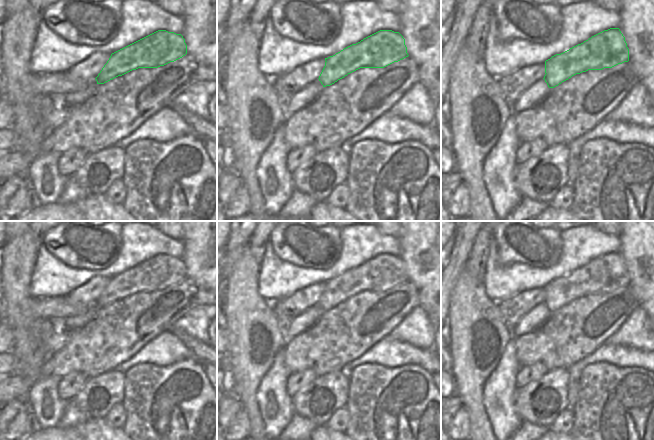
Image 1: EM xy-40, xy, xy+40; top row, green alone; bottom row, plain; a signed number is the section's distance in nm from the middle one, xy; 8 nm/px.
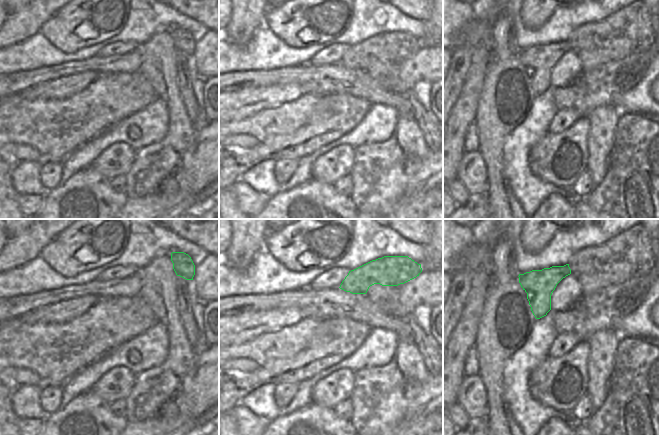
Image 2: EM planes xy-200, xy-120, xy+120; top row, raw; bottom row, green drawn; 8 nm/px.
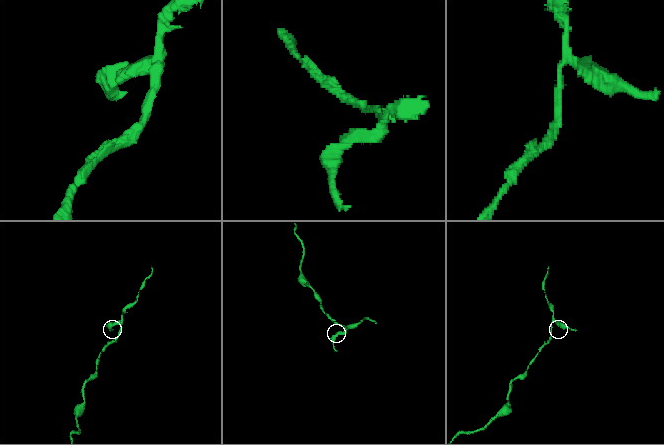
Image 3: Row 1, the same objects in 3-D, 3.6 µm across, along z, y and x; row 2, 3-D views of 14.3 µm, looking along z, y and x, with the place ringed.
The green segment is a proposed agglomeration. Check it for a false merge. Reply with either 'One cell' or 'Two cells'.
Two cells

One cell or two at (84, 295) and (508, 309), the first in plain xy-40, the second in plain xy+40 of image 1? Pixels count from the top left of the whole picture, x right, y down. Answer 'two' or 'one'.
one

